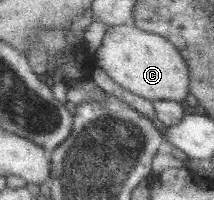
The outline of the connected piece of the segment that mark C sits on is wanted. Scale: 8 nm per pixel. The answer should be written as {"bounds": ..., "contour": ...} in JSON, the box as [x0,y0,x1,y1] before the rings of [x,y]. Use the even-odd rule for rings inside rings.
{"bounds":[96,23,191,103],"contour":[[[127,23],[116,27],[109,26],[104,41],[96,53],[96,63],[108,72],[108,75],[122,87],[129,89],[149,100],[170,100],[184,103],[186,95],[191,93],[191,70],[182,51],[163,35],[144,31],[134,24]]]}

